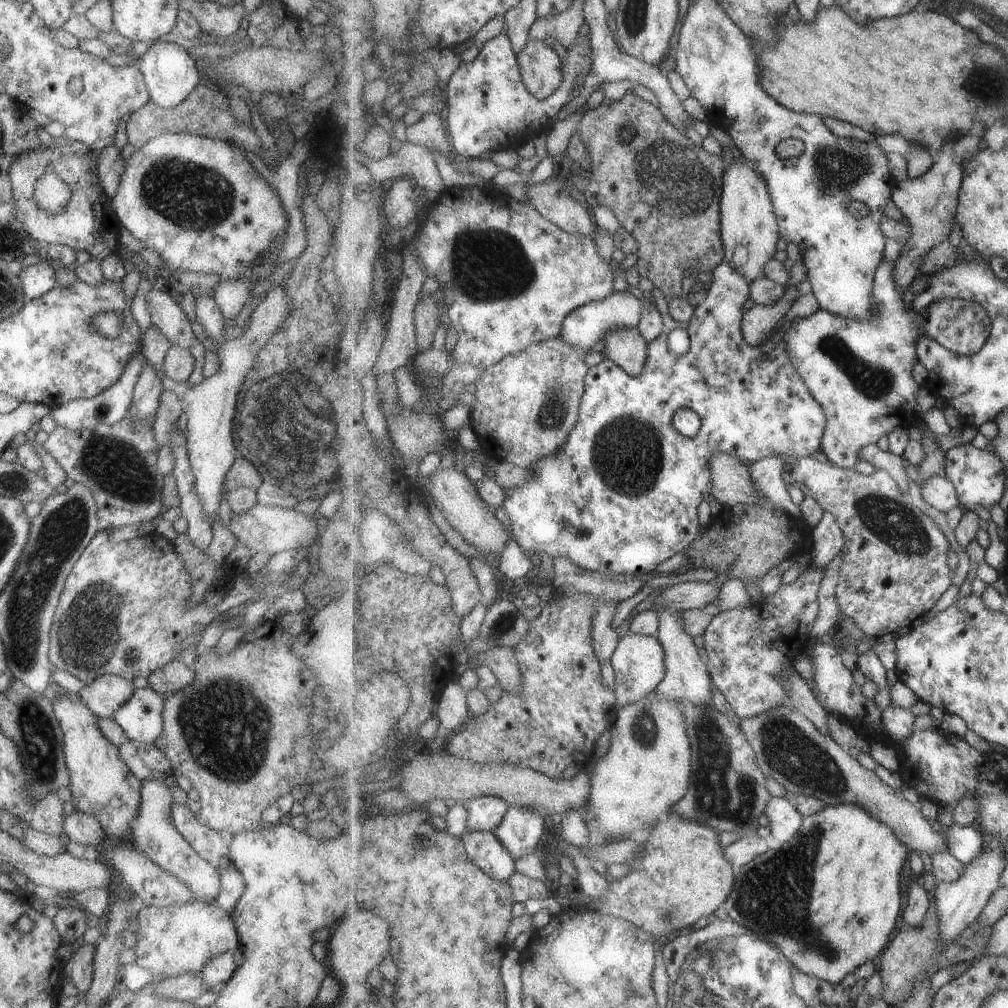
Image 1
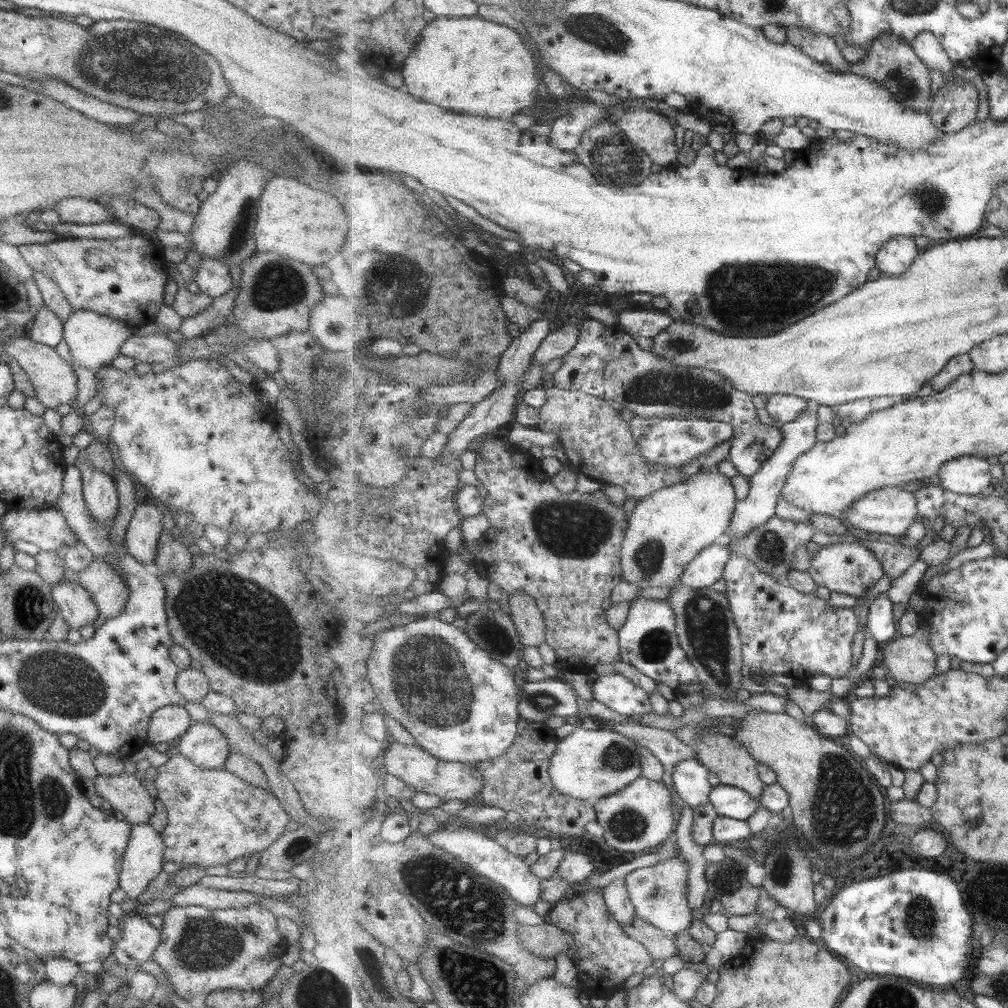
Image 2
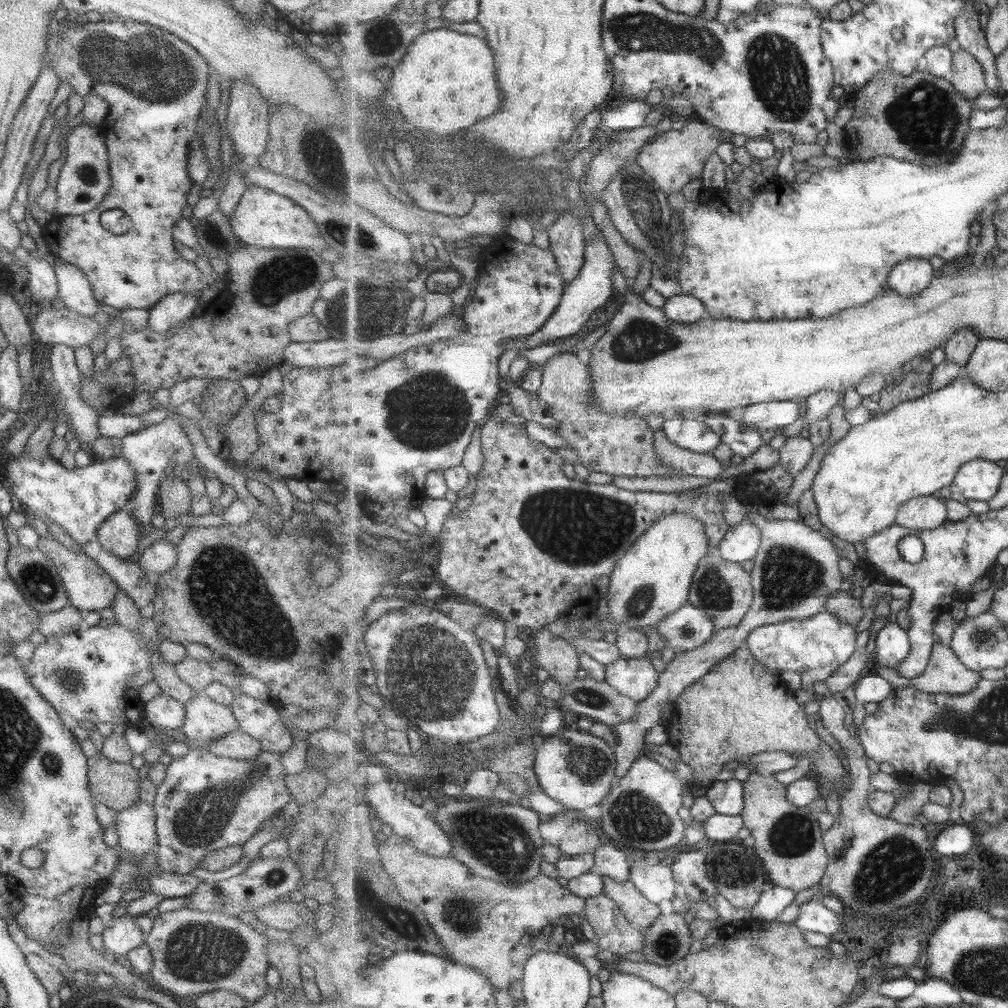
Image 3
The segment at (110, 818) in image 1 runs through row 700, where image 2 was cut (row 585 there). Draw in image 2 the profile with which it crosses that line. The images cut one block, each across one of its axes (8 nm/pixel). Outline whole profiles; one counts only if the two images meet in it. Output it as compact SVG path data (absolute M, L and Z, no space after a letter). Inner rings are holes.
M73 576L51 586L50 595L69 628L77 630L80 626L91 624L99 616L91 595Z

